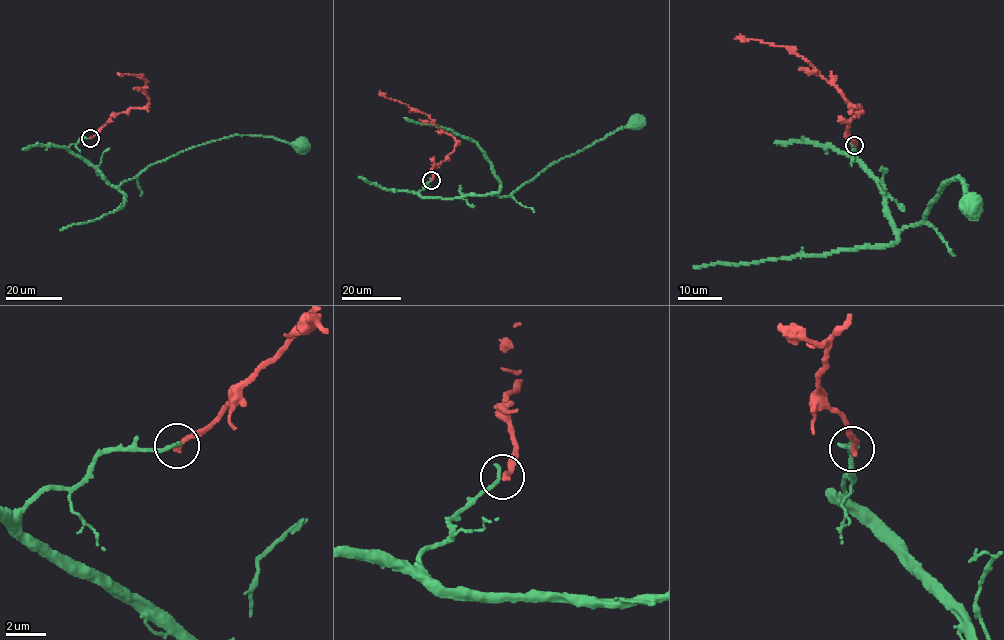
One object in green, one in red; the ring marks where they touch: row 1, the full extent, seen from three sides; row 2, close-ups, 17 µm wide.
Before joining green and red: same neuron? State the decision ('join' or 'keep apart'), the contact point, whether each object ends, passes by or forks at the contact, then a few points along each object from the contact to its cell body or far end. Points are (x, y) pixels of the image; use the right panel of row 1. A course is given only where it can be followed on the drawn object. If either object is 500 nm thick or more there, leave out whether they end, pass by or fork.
keep apart | (854, 145) | green ends | red ends | green via (854, 145), (901, 231), (922, 223), (948, 181), (963, 179), (969, 207) | red via (855, 145), (847, 128), (860, 111), (858, 106), (854, 108), (812, 65), (786, 47), (734, 39)

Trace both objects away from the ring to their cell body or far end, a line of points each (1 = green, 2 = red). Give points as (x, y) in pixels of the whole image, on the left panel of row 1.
1: (90, 138), (82, 138), (69, 151), (119, 186), (157, 163), (234, 135), (271, 136), (303, 146)
2: (91, 138), (111, 116), (146, 106), (149, 100), (142, 77), (138, 75), (119, 75)

